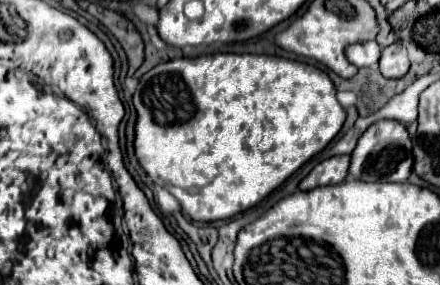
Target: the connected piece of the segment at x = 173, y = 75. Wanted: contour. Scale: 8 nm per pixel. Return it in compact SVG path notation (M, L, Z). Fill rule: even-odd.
M214 53L214 55L202 55L202 57L182 57L172 59L168 63L160 63L154 69L146 71L140 77L140 83L134 93L134 107L138 113L136 125L134 125L134 149L138 163L142 169L152 177L152 181L160 187L164 187L168 193L172 193L178 201L182 211L194 219L194 221L218 221L234 217L236 213L242 213L256 203L260 203L266 195L270 195L276 187L280 187L304 161L308 161L312 155L320 153L342 129L342 123L346 119L346 113L342 105L336 99L336 89L330 77L320 71L318 67L290 61L284 57L270 57L270 55L238 55L238 53Z

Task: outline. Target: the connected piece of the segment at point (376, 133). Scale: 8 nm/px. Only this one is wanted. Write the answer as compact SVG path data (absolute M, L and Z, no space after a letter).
M382 119L372 123L358 139L356 149L350 155L350 175L362 181L388 181L404 183L412 173L412 141L406 127L394 119Z

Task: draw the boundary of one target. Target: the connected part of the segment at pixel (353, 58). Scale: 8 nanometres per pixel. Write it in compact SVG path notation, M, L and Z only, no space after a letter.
M376 41L352 43L346 47L346 59L356 67L370 67L380 61L380 47Z

